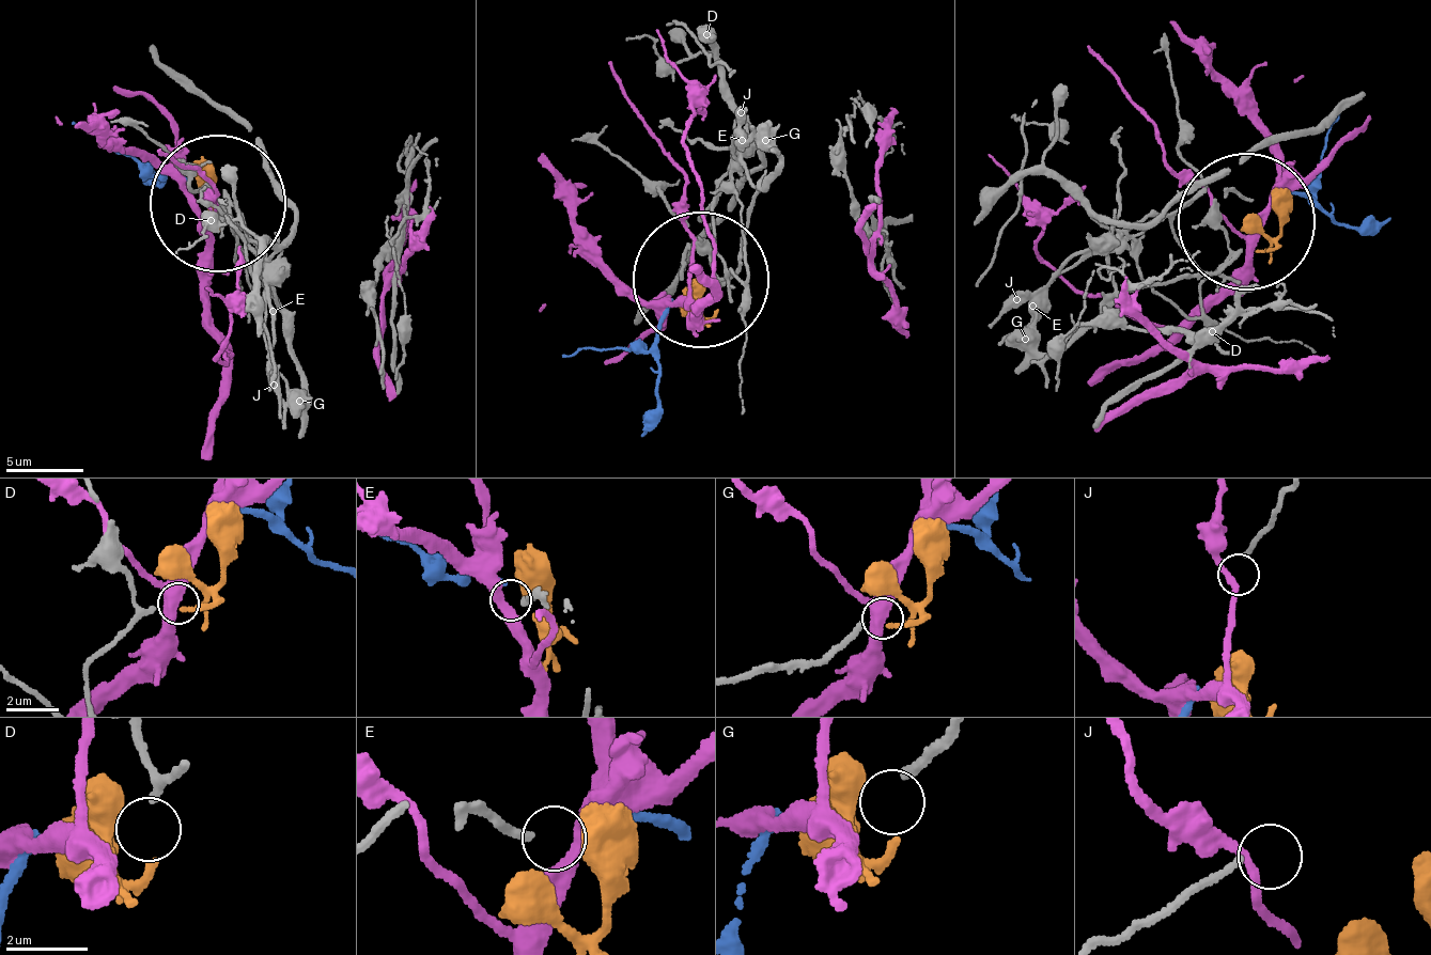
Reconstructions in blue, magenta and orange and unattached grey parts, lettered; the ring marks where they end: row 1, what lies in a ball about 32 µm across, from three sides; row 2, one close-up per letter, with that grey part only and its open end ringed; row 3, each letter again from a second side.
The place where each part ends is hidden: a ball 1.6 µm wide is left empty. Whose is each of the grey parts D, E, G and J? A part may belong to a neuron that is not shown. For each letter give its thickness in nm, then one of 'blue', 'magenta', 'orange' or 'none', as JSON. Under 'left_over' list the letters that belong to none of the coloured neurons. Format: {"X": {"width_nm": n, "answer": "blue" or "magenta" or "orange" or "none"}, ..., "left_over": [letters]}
{"D": {"width_nm": 160, "answer": "none"}, "E": {"width_nm": 220, "answer": "blue"}, "G": {"width_nm": 240, "answer": "orange"}, "J": {"width_nm": 150, "answer": "none"}, "left_over": ["D", "J"]}

